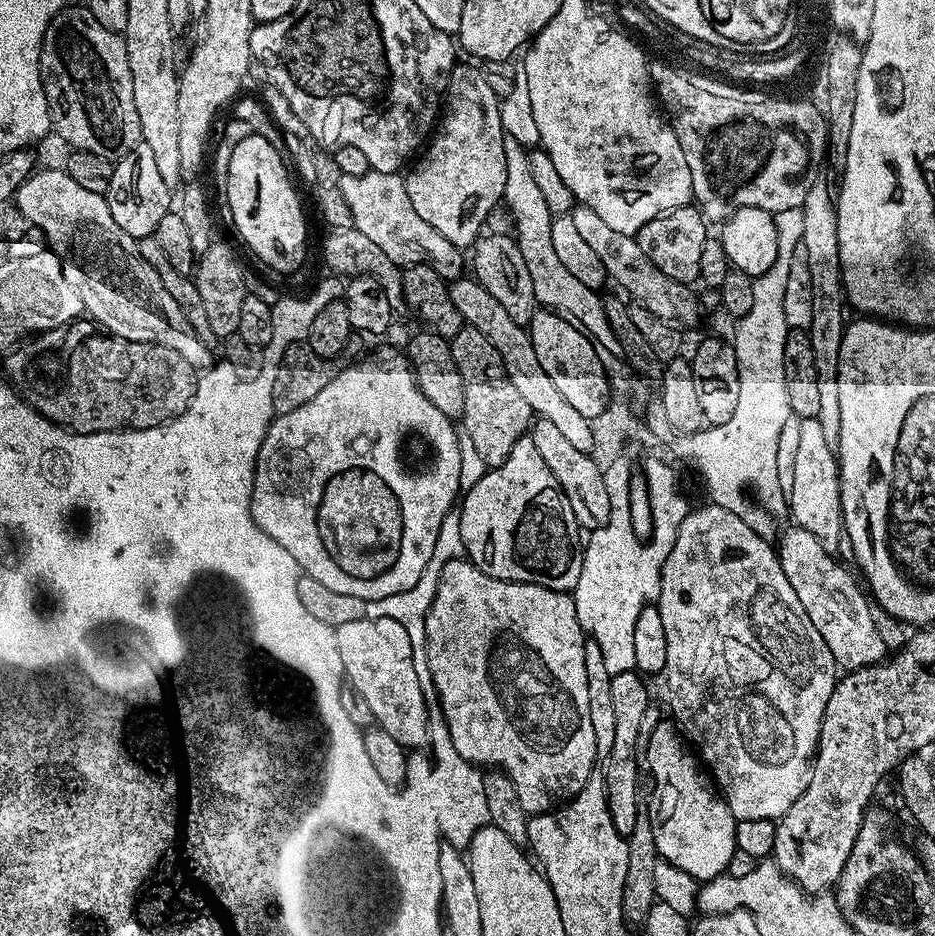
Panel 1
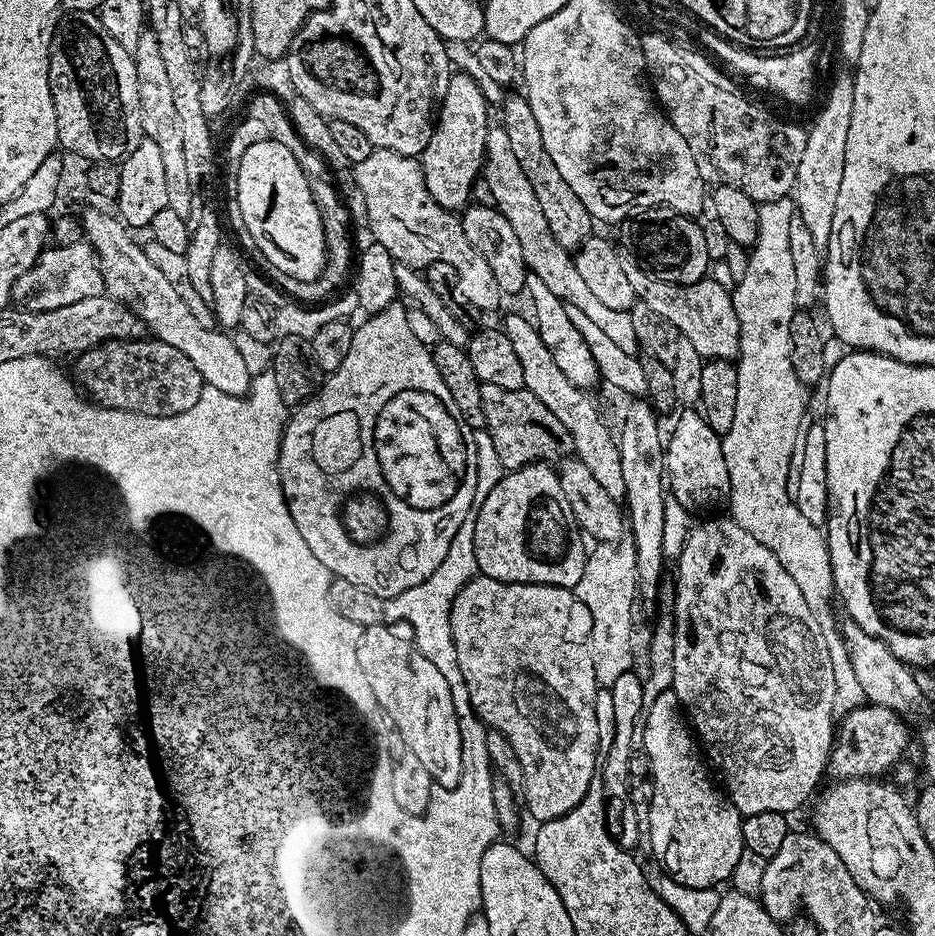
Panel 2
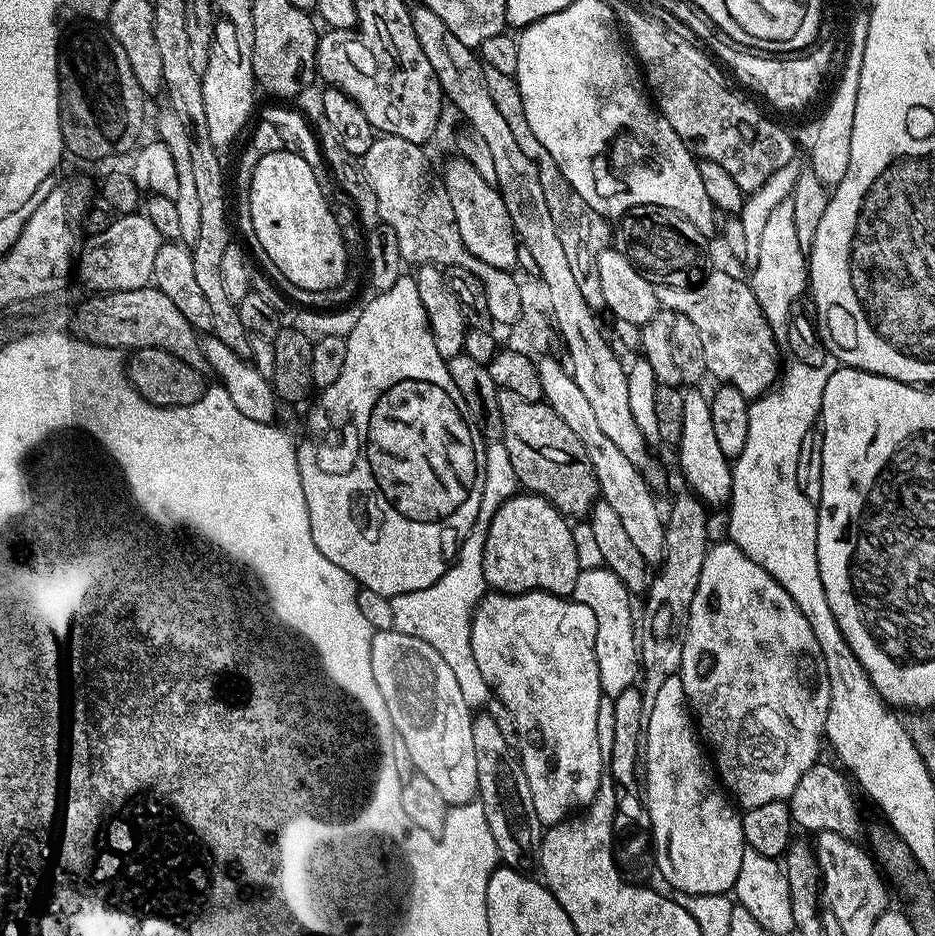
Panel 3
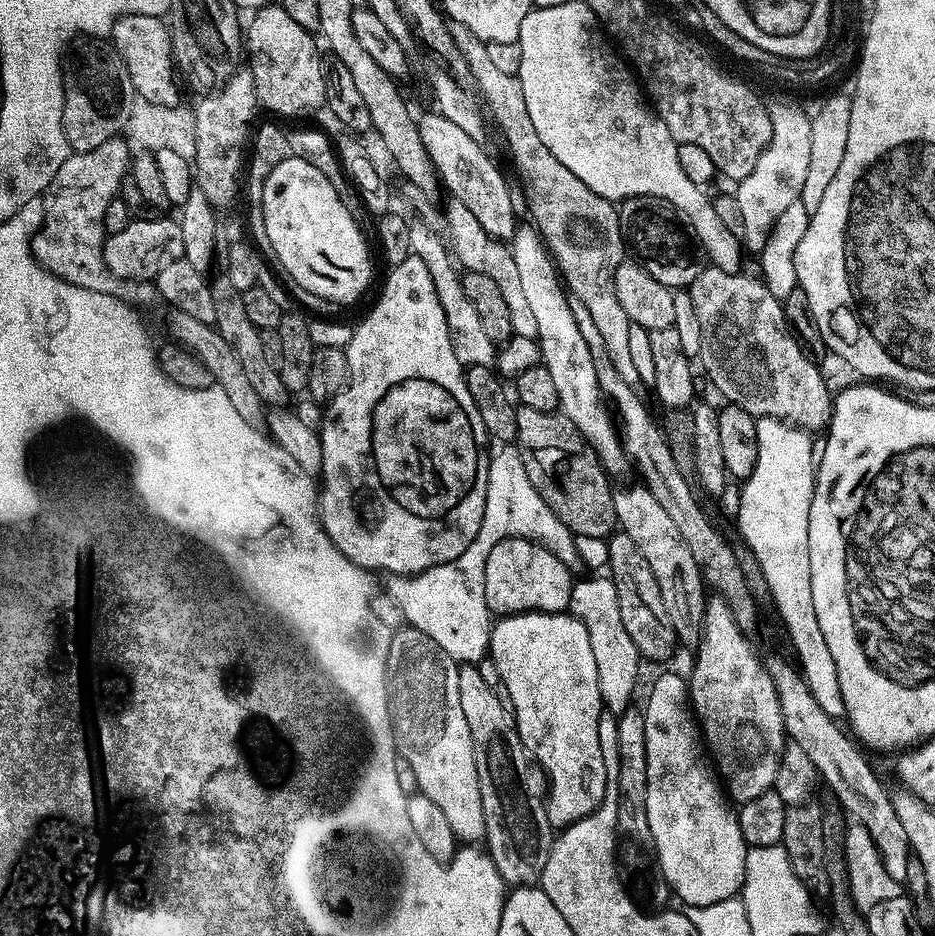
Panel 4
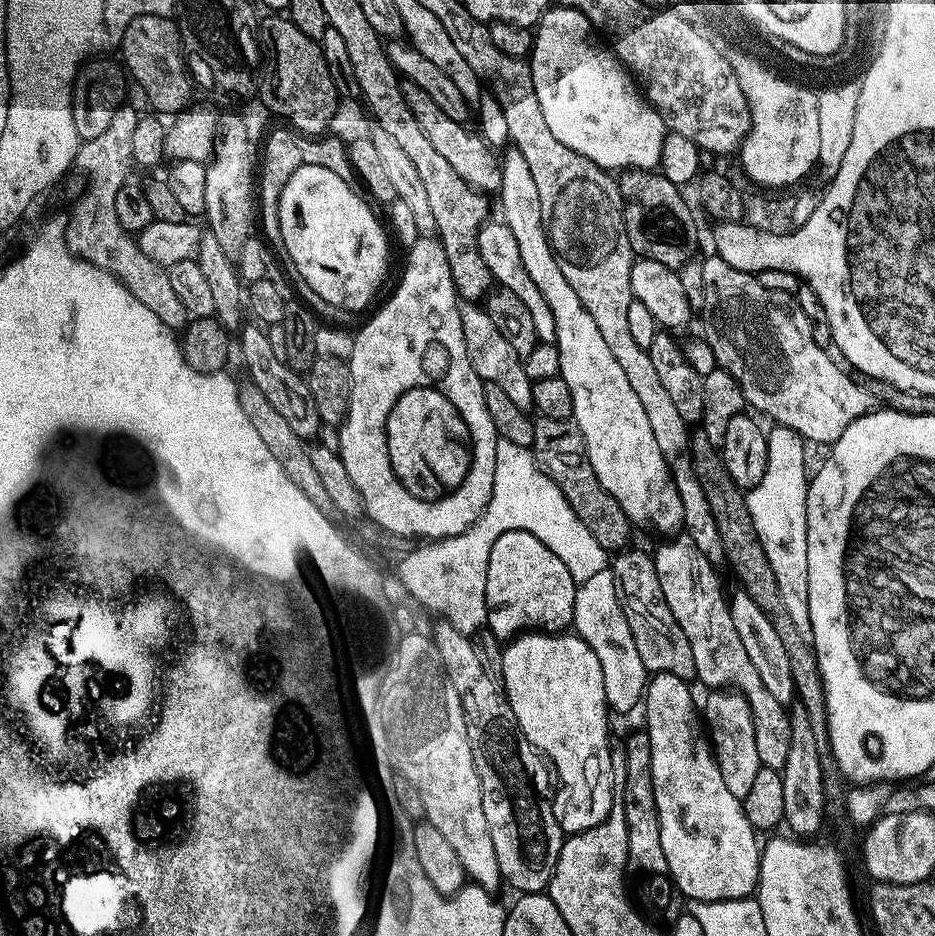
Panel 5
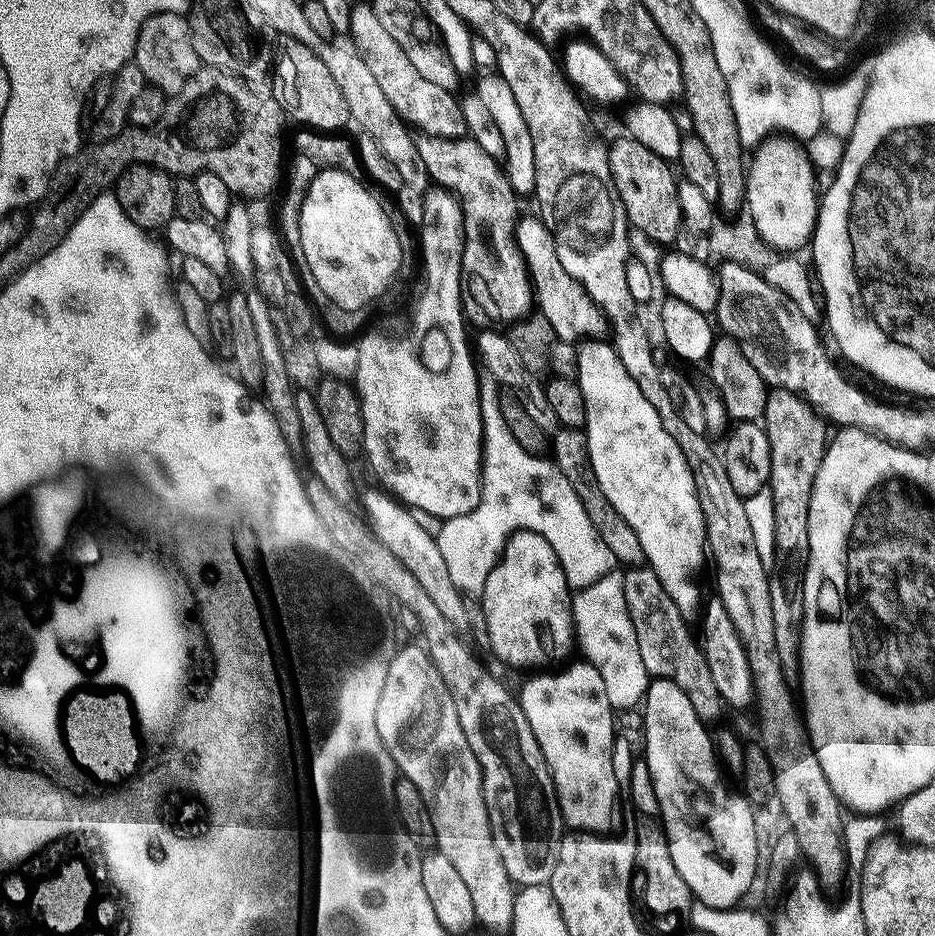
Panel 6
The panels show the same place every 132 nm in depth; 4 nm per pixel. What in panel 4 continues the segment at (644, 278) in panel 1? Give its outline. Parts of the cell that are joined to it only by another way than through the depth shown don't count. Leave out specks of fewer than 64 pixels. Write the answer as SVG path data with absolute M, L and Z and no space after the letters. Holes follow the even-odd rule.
M705 267L690 285L694 310L700 327L699 363L704 363L712 384L729 404L736 404L757 418L773 416L797 428L827 429L832 418L833 393L828 393L828 384L816 369L811 355L800 347L787 320L768 320L768 304L779 309L782 301L764 284L763 279L748 278L740 272L723 272L720 268Z

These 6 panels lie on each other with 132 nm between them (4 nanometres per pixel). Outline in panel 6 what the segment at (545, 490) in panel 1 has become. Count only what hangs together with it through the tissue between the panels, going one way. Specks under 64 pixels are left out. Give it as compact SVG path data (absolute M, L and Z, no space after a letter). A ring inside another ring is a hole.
M525 528L512 533L504 543L499 560L486 578L484 591L478 597L478 603L485 610L490 632L491 655L496 655L502 663L513 664L516 668L530 668L534 664L548 666L551 665L548 664L551 660L562 659L571 648L574 648L572 597L564 567L560 565L558 554L554 554L550 542L546 542L542 534Z

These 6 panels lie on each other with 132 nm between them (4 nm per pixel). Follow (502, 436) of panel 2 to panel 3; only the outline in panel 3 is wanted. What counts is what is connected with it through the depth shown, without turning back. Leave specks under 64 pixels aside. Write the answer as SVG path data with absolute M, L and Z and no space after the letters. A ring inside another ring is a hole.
M499 389L498 408L502 410L502 426L504 427L502 442L506 446L506 454L510 454L510 462L514 465L517 481L523 487L525 484L528 487L525 489L529 493L545 496L556 509L564 513L565 517L587 517L592 511L592 505L597 503L600 496L600 483L594 474L594 466L582 442L578 442L578 434L574 434L574 430L570 430L570 426L566 426L566 422L562 422L558 414L554 414L549 404L521 398L519 394L514 394L514 390Z

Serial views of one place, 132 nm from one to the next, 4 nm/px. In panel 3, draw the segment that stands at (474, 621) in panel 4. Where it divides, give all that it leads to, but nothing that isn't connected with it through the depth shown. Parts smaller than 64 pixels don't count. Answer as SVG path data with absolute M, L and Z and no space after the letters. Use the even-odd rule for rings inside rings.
M503 442L489 443L485 447L484 453L486 454L486 482L482 490L482 506L476 519L476 527L471 537L461 544L452 567L446 570L446 574L442 574L442 578L438 578L438 582L434 582L434 586L426 586L426 590L414 590L410 594L393 596L390 601L393 606L395 631L417 636L426 642L430 642L430 646L434 646L434 650L438 650L438 654L442 654L442 658L446 658L446 666L450 666L450 670L454 670L454 678L458 678L458 687L462 689L462 698L472 700L472 692L480 692L480 700L488 704L489 700L484 696L484 687L488 683L486 678L482 678L482 670L478 668L478 662L474 660L472 616L476 612L476 607L480 605L480 601L486 595L486 585L484 583L484 537L488 535L488 527L496 512L511 496L517 495L518 481L514 474L514 465L510 462L510 454L506 454L506 446Z

